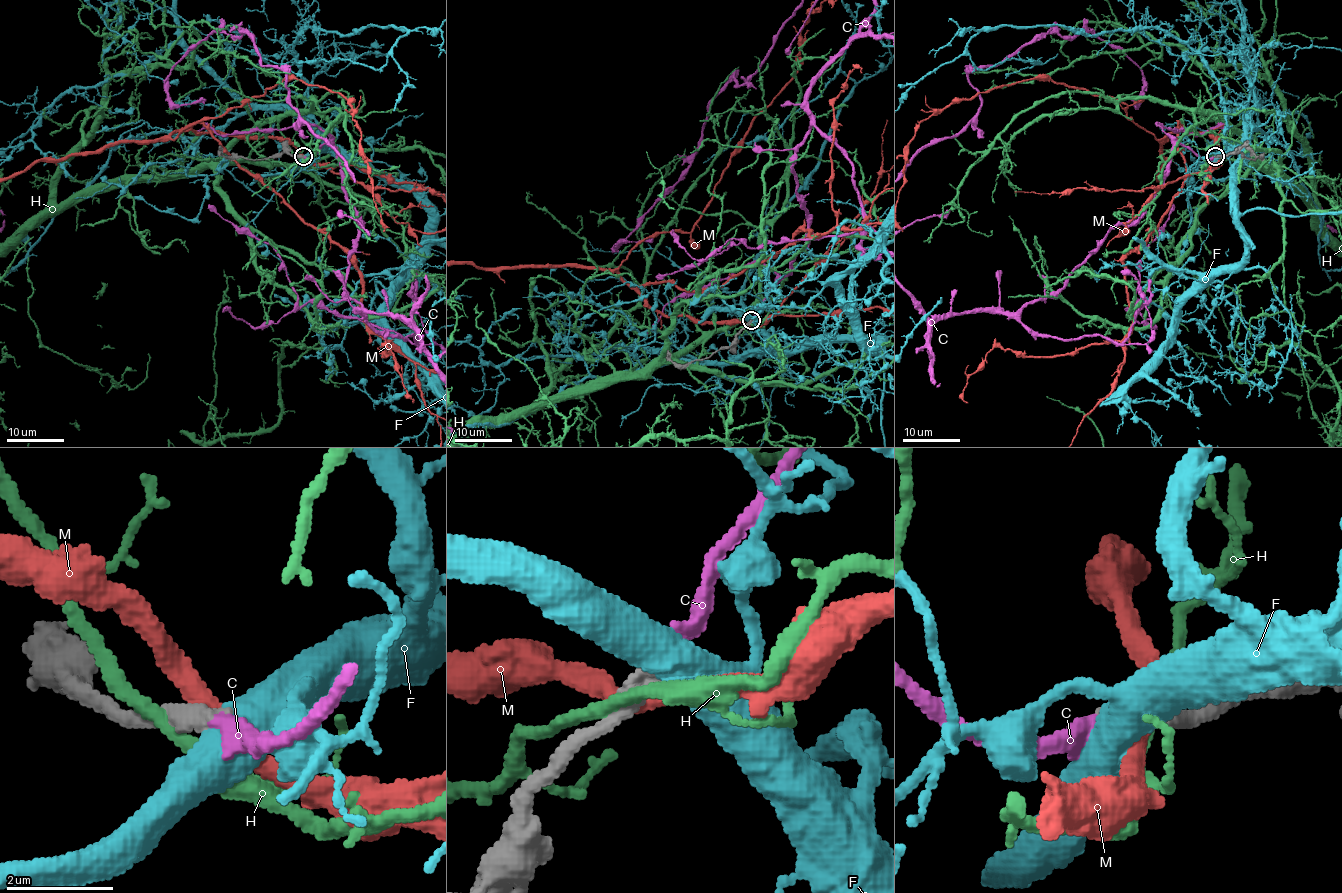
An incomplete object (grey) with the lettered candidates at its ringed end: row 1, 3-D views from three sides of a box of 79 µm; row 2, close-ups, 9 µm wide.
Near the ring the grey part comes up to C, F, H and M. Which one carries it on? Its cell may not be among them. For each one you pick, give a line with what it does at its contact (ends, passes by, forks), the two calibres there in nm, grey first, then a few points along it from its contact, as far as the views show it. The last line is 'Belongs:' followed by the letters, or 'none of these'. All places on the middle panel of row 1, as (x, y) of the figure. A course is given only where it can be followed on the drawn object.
C: it ends; calibres 400 and 320 nm
Belongs: C

